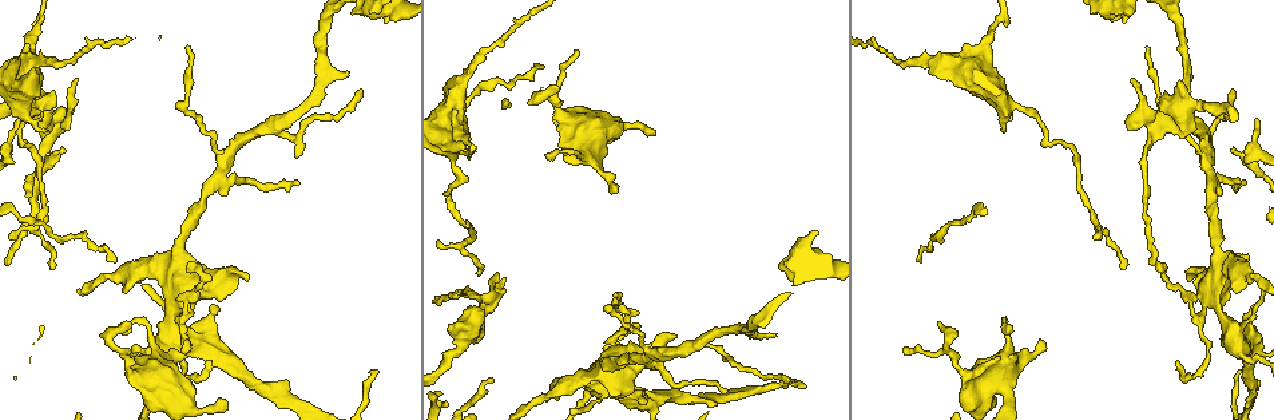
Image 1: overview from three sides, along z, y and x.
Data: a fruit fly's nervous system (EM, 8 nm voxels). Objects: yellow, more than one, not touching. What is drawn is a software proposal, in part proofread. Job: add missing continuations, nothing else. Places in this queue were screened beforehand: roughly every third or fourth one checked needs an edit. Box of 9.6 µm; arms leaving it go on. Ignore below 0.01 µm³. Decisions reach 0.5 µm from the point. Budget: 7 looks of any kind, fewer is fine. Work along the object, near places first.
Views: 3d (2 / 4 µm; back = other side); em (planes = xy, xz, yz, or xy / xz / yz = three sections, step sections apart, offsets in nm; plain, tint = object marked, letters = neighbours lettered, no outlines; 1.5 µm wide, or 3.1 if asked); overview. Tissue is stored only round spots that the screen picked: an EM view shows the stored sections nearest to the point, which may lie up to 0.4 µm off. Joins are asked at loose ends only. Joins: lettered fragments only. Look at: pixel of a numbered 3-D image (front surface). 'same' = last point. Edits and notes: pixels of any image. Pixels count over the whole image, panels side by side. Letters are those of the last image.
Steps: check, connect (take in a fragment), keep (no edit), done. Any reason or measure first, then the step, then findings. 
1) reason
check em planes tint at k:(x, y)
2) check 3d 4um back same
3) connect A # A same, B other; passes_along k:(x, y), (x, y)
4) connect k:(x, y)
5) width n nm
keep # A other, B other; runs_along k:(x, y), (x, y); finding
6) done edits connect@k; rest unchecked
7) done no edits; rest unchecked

tapers out
check 3d 4um at 1:(557, 87)

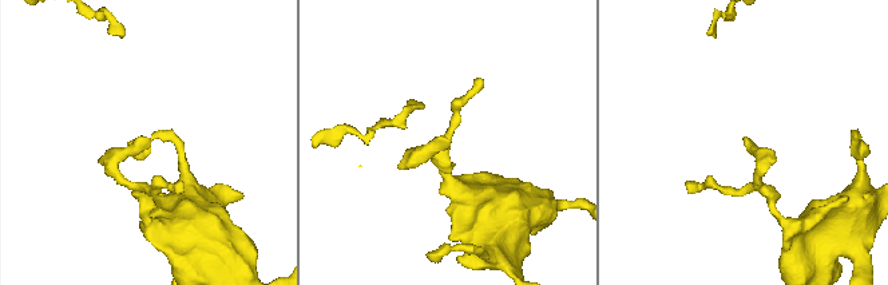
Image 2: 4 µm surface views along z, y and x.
need the tissue
check em planes letters at 2:(446, 140)

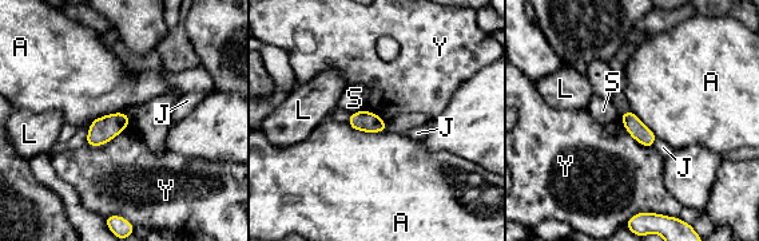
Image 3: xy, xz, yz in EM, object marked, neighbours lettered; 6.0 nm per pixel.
keep # A other, J other, L other, S other, Y other; border 3:(130, 125), (103, 145), (84, 146); none of them fits

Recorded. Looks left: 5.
free end
check em xz step 8 tint at 1:(614, 192)

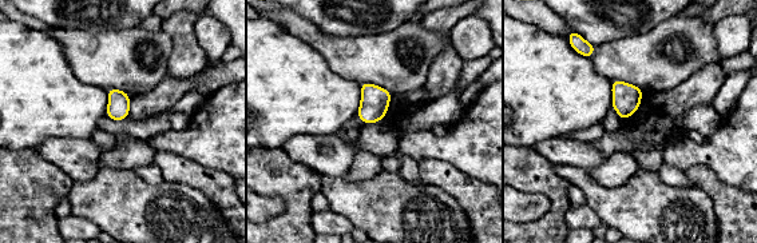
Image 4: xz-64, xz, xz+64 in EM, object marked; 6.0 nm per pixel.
check em planes letters same

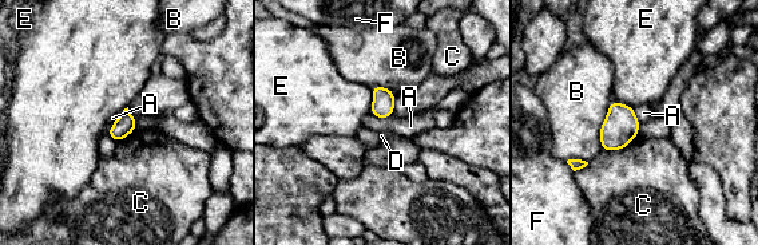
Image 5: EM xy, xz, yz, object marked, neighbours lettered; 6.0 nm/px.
keep # A other, B other, C other, D other, E other, F other; border 5:(370, 113), (378, 118), (392, 115); no lettered fragment goes on from it

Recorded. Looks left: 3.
an open end
check 3d 2um at 1:(78, 78)

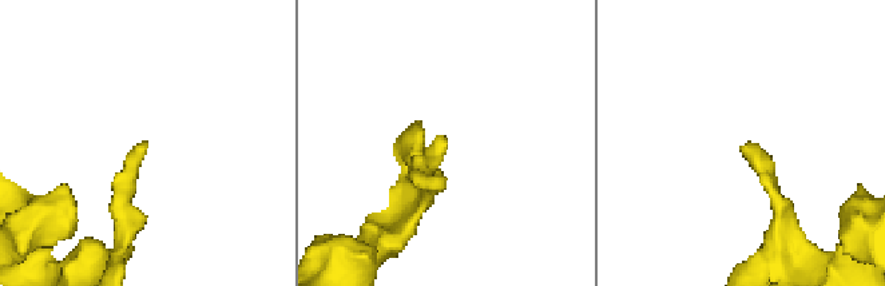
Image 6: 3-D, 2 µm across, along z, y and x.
now the EM
check em planes letters at 6:(443, 138)

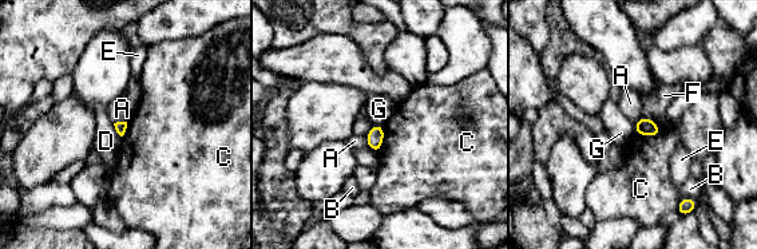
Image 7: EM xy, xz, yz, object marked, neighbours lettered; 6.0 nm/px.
width 70 nm
keep # A other, B other, C other, D other, E other, F other, G other; border 7:(661, 130), (654, 135), (635, 134); none of them fits

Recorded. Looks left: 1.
done no edits; rest unchecked

